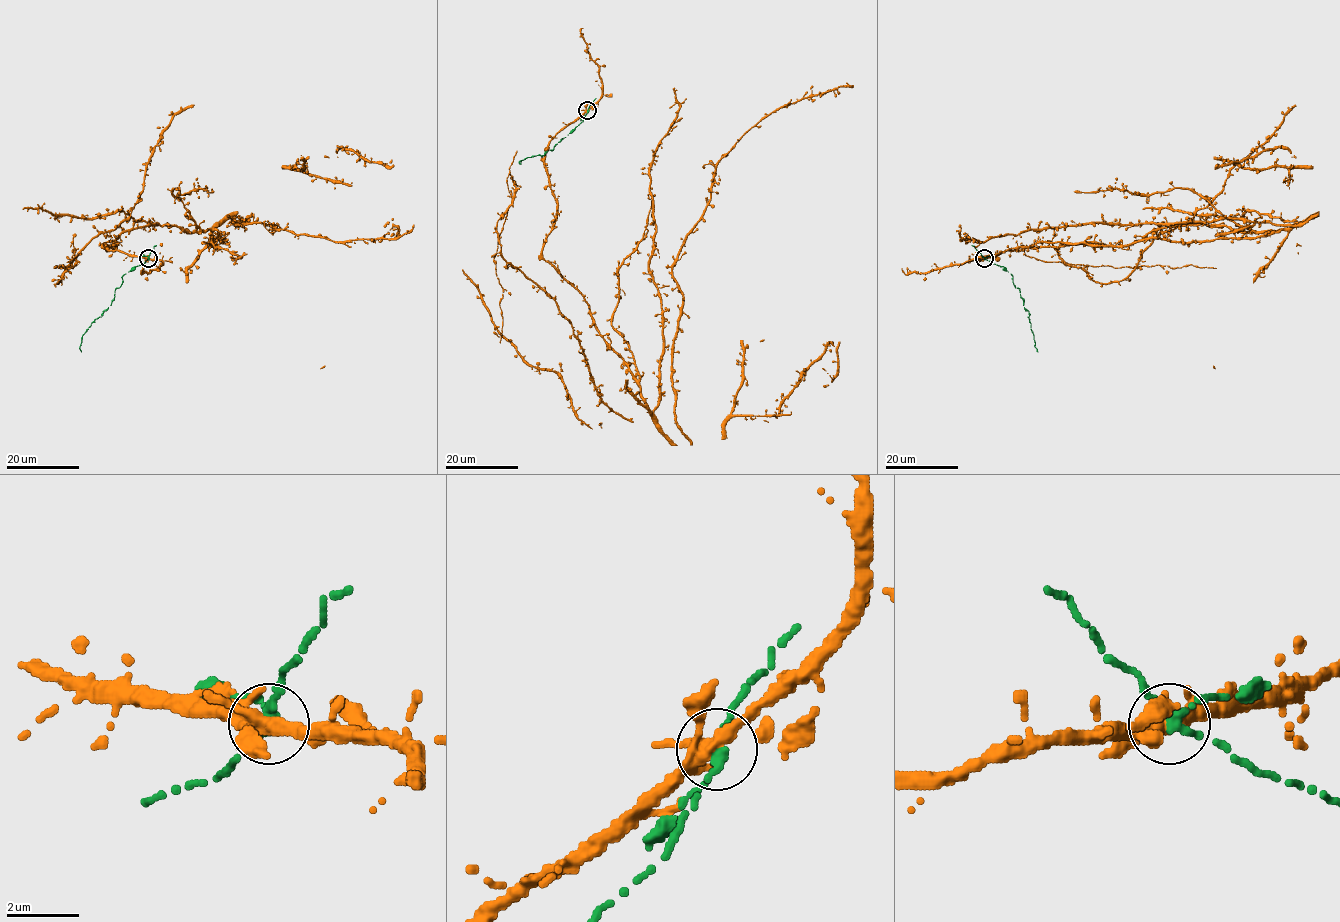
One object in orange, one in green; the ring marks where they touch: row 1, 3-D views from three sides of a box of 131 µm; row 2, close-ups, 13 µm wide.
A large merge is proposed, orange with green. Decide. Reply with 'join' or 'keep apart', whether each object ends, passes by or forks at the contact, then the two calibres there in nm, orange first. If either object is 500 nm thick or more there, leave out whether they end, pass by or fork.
join; orange forks there; green passes by; 320 nm thick on the orange side, 300 nm on the other

